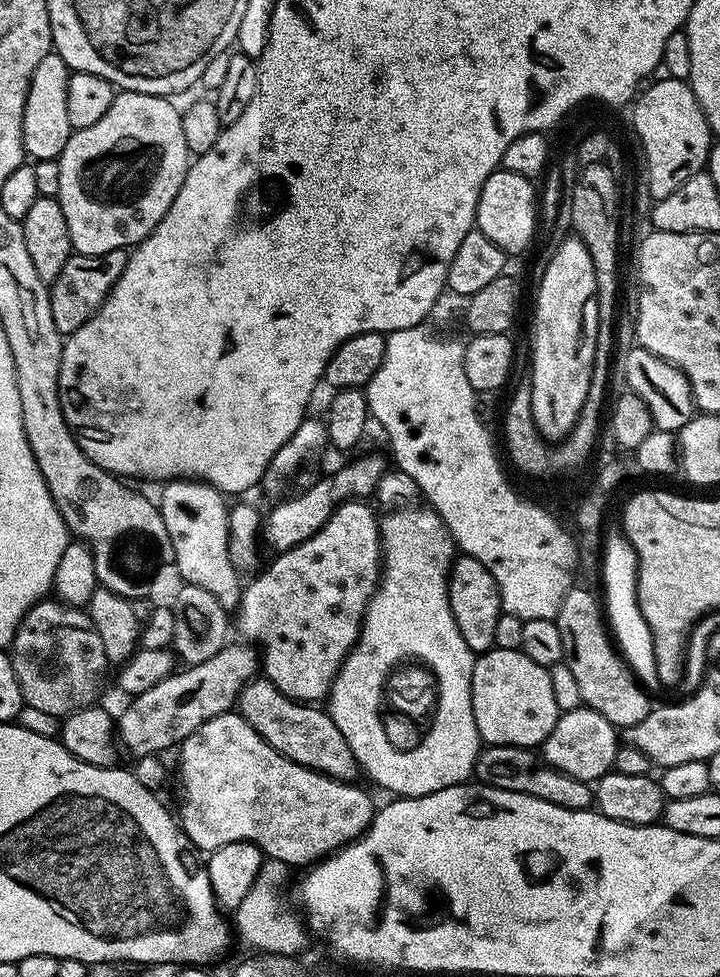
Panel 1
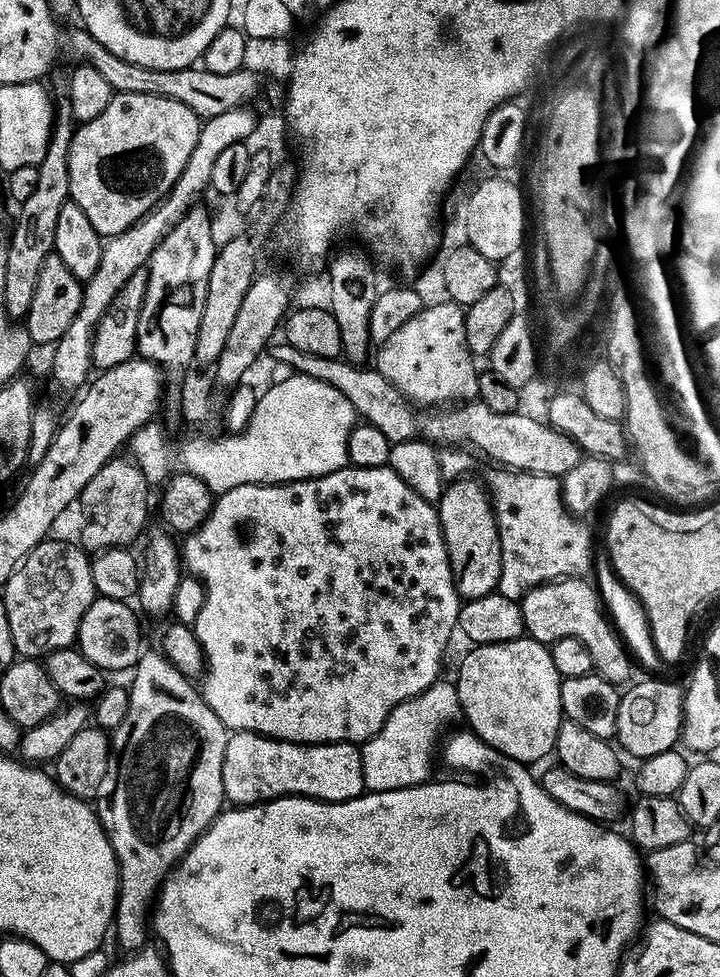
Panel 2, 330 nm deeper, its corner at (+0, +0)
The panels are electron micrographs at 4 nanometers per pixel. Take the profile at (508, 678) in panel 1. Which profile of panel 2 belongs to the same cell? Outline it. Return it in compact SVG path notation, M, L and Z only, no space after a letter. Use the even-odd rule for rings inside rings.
M521 638L501 644L482 644L468 651L472 652L465 654L464 661L460 664L460 673L454 681L463 719L468 719L467 727L494 750L527 766L534 765L535 760L540 760L543 756L551 757L565 713L560 701L562 677L558 670L554 670L549 645L539 644L531 638Z

